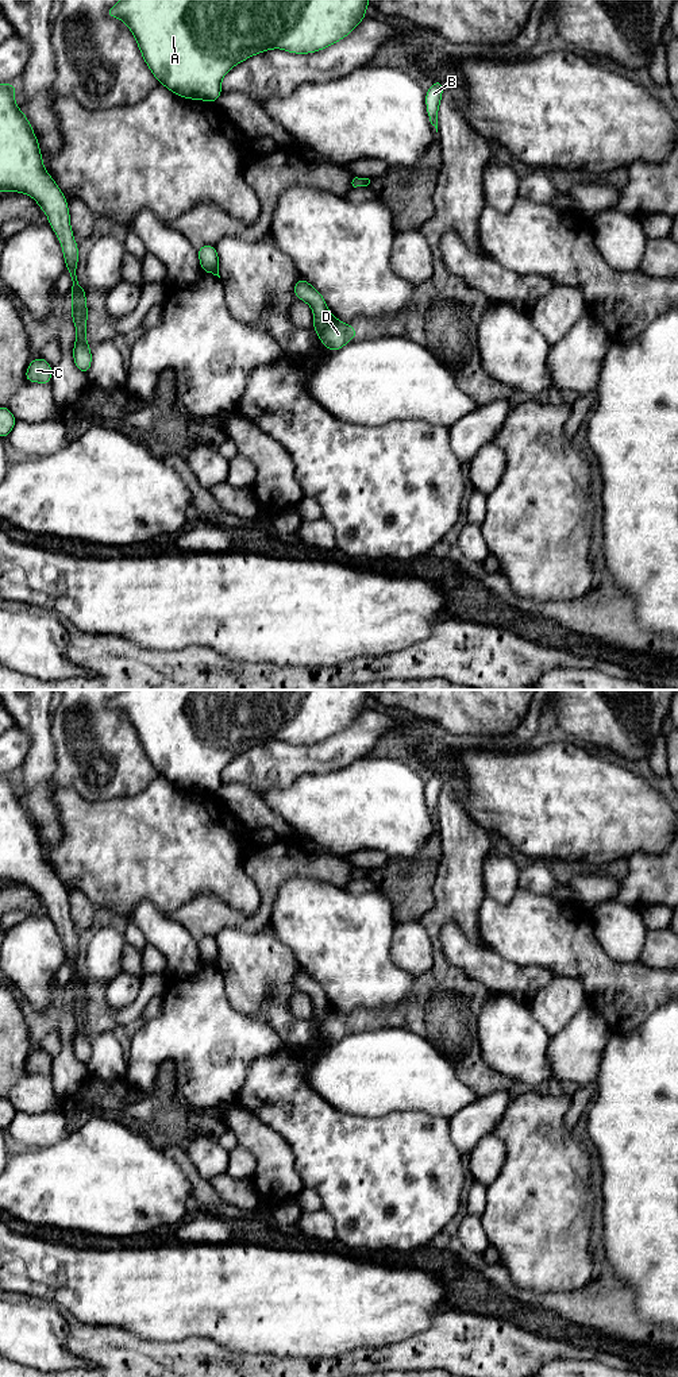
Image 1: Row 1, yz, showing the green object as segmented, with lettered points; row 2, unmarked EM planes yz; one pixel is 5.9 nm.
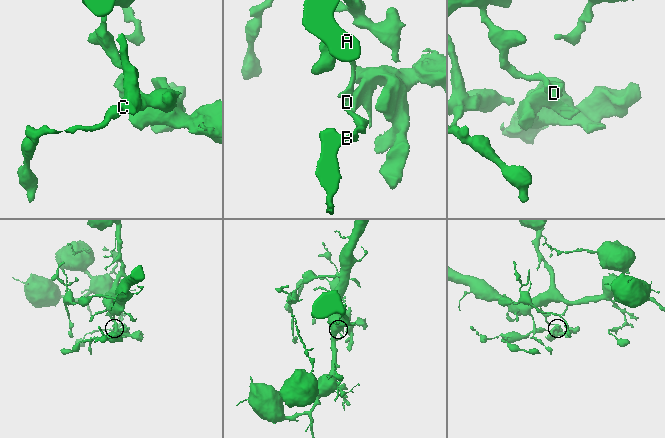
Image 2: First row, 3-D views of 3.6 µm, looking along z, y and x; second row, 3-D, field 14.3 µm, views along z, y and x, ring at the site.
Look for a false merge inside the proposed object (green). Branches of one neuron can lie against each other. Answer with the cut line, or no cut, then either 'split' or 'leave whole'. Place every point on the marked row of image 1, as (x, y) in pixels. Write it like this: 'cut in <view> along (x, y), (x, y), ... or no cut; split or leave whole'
cut in yz along (331, 315), (318, 334); split

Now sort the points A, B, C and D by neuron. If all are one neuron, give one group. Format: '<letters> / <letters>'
A B C / D

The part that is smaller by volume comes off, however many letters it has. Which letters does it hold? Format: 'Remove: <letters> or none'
Remove: D

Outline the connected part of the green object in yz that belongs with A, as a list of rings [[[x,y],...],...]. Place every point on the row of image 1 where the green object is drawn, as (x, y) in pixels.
[[[120,0],[105,14],[126,23],[153,76],[180,97],[216,103],[223,77],[255,54],[281,49],[293,54],[320,51],[354,31],[366,19],[369,0]]]

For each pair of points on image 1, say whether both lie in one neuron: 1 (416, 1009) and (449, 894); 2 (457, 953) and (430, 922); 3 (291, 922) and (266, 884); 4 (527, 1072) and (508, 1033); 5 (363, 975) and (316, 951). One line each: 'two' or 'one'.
1: one
2: two
3: two
4: one
5: one

